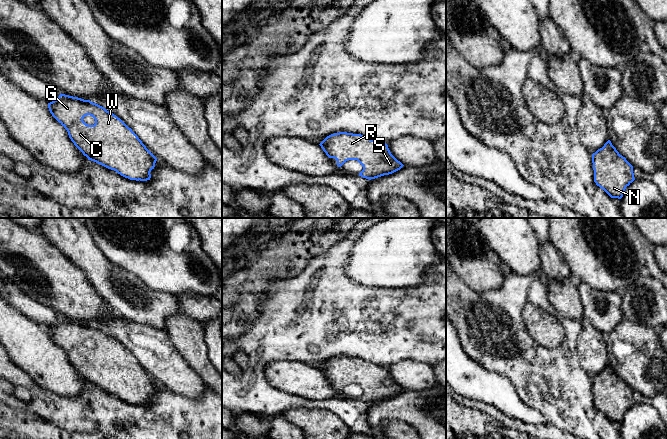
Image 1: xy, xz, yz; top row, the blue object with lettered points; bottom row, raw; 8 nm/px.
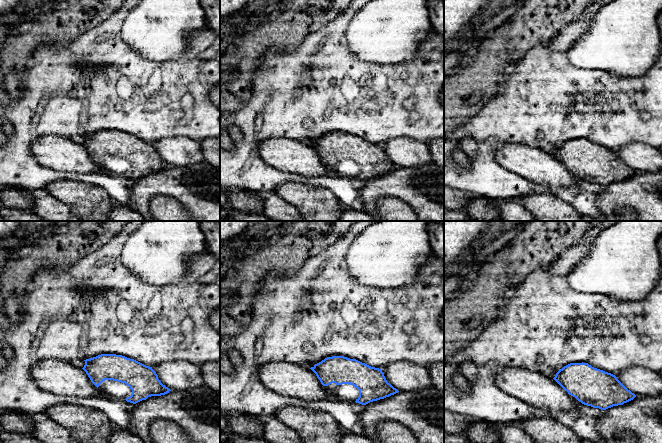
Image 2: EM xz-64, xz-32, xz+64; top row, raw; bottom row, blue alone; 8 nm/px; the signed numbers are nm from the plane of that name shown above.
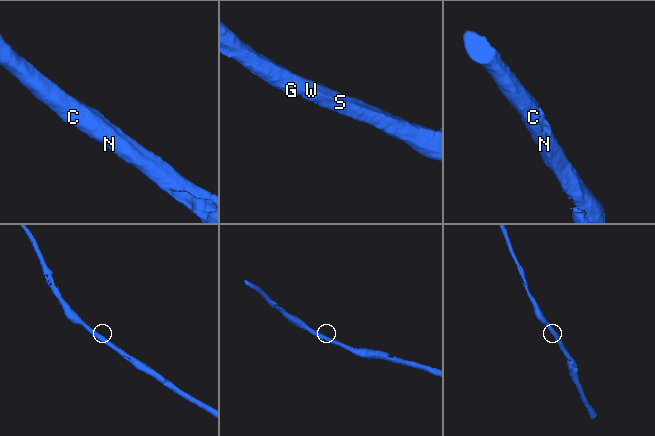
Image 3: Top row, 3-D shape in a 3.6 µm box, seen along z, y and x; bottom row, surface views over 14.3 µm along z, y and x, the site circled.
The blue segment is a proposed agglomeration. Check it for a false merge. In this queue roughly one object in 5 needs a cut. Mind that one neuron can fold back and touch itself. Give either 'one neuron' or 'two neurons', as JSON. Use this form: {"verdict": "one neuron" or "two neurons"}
{"verdict": "one neuron"}

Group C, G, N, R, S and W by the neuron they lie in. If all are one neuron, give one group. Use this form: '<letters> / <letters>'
C G N R S W

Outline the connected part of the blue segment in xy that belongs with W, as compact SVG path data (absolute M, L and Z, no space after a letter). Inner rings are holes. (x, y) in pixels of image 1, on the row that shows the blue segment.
M61 93L48 108L88 160L130 180L150 180L157 158L116 115L90 100ZM87 115L95 119L94 125L83 121Z

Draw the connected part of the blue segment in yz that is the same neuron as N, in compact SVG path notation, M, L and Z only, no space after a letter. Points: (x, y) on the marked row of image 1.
M608 140L592 154L594 182L611 198L621 199L634 180L633 166Z

